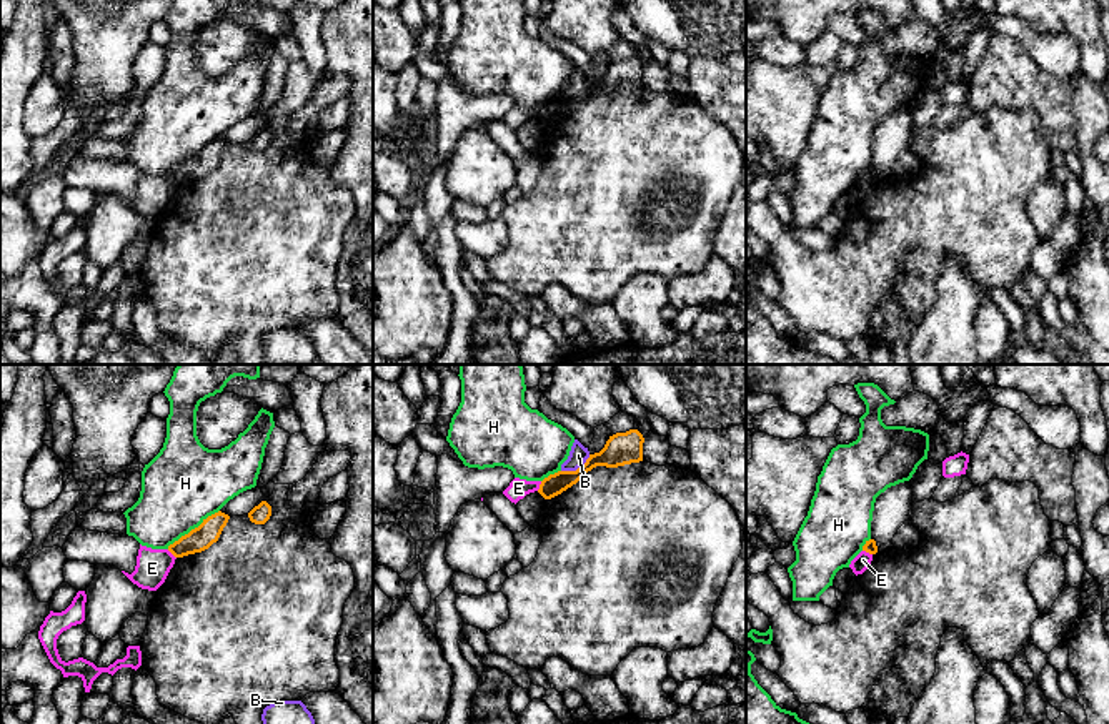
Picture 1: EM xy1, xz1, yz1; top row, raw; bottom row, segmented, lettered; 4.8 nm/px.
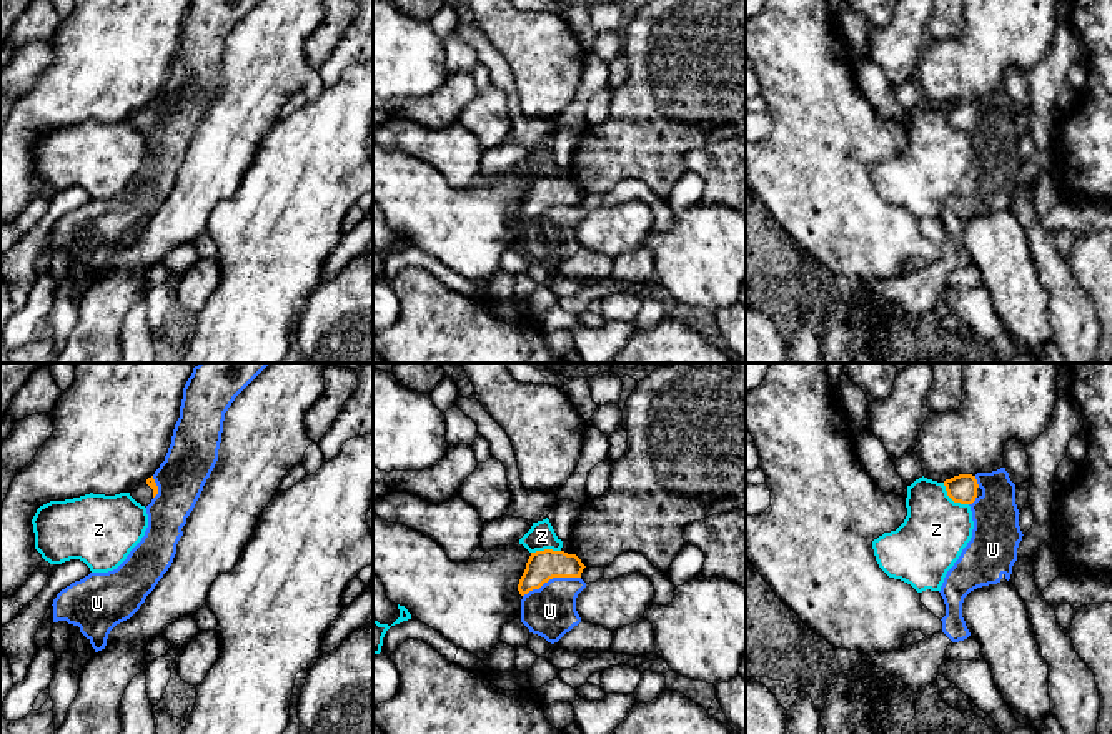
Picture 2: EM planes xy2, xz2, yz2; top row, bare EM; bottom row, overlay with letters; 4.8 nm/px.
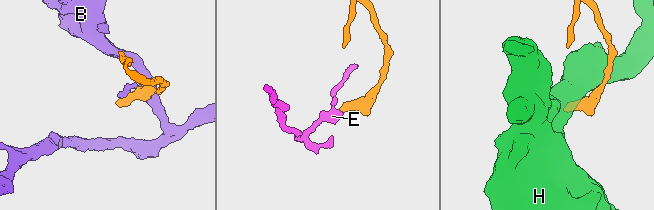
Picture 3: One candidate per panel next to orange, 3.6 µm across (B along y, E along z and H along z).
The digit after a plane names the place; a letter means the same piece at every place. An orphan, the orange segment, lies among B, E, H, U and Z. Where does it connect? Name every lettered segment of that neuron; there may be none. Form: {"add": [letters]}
{"add": []}

